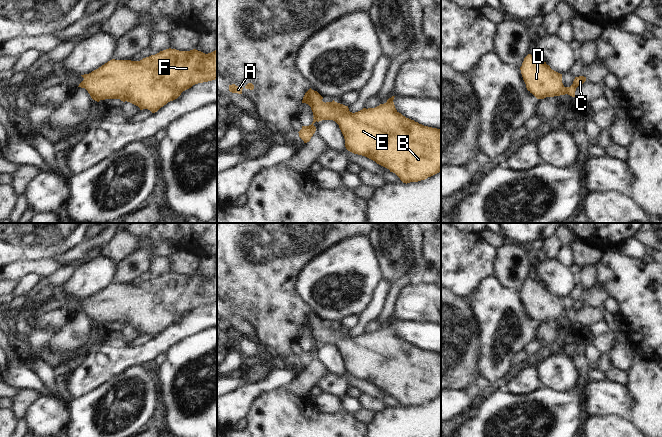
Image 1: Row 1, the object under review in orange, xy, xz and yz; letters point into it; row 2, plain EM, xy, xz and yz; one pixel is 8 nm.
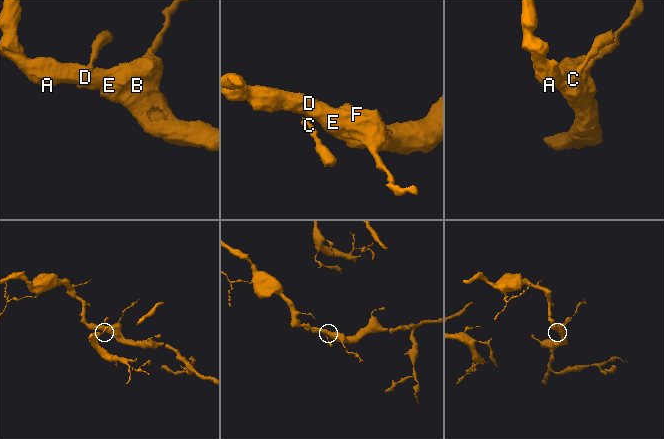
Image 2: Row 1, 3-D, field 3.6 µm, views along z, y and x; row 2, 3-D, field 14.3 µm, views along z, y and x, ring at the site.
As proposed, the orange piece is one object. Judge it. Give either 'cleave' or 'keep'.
cleave

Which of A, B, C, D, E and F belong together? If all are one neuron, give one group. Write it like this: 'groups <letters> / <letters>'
groups A B D E F / C

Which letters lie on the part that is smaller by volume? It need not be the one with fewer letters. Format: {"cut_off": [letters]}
{"cut_off": ["C"]}

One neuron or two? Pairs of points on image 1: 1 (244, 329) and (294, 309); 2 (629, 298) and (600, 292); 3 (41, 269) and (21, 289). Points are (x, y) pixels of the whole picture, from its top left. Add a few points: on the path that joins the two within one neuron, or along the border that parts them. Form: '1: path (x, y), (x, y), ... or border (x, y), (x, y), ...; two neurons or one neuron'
1: border (242, 317), (253, 327), (255, 336), (266, 345); two neurons
2: border (597, 285), (604, 286), (610, 295); two neurons
3: border (40, 276), (26, 274), (18, 280); two neurons

